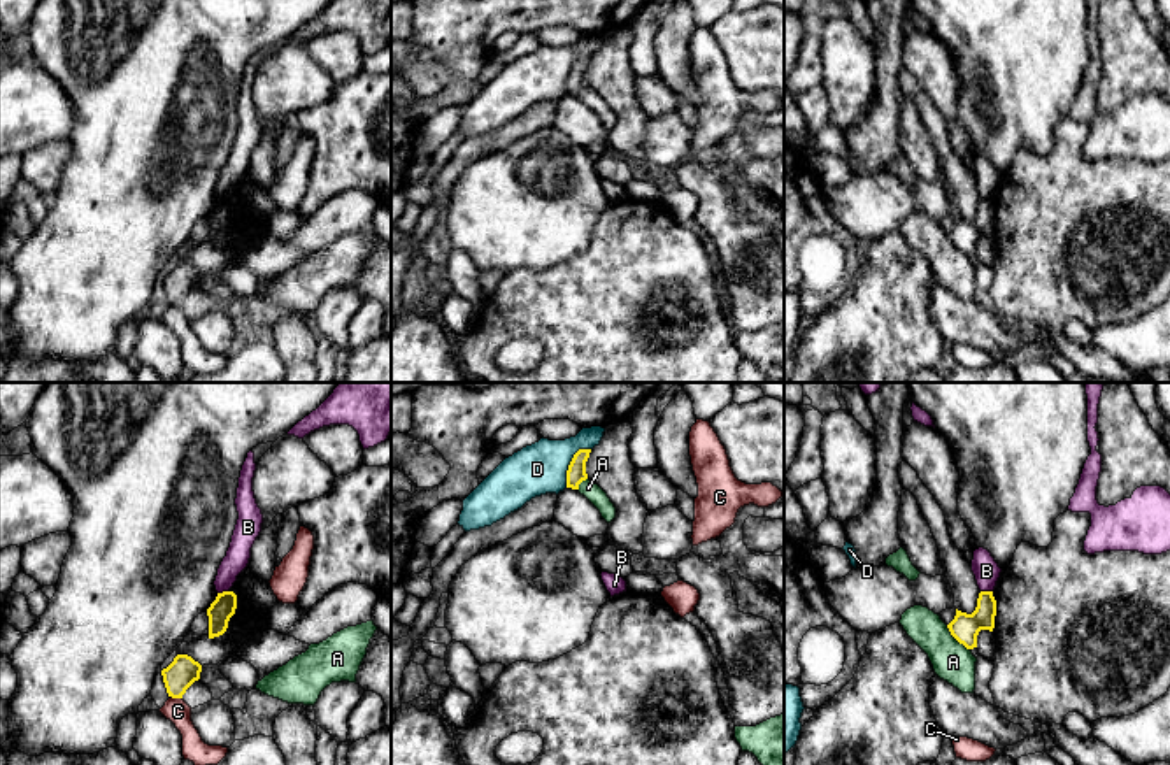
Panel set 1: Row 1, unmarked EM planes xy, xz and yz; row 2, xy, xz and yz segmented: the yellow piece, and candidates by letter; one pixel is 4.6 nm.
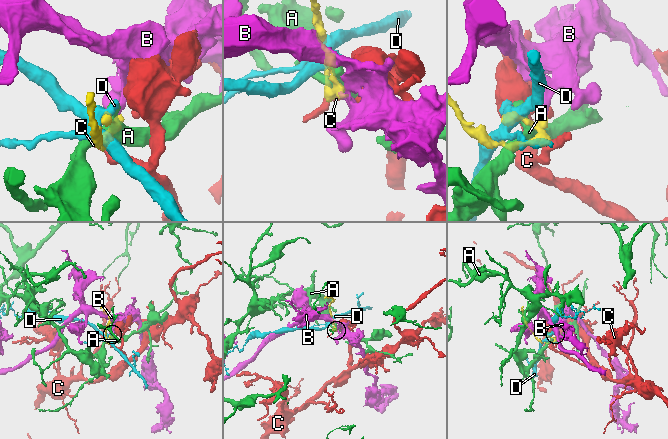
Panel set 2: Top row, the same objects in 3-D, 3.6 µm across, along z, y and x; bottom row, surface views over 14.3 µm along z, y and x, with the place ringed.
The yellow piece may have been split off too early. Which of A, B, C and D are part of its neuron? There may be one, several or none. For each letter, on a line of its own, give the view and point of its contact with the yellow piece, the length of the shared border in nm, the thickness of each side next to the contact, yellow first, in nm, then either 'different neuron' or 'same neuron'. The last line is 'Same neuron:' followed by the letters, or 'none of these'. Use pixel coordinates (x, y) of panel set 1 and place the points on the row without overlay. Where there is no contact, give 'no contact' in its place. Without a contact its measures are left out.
A: meets yellow in yz at (956, 246); contact 160 nm long; 130 nm thick on the yellow side, 180 nm on the other; different neuron
B: meets yellow in yz at (986, 199); contact 60 nm long; 130 nm thick on the yellow side, 120 nm on the other; different neuron
C: meets yellow in xy at (176, 304); contact 60 nm long; 140 nm thick on the yellow side, 110 nm on the other; different neuron
D: meets yellow in xz at (570, 71); contact 220 nm long; 90 nm thick on the yellow side, 240 nm on the other; different neuron
Same neuron: none of these

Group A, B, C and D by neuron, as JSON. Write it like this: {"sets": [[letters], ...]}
{"sets": [["A"], ["B"], ["C"], ["D"]]}

